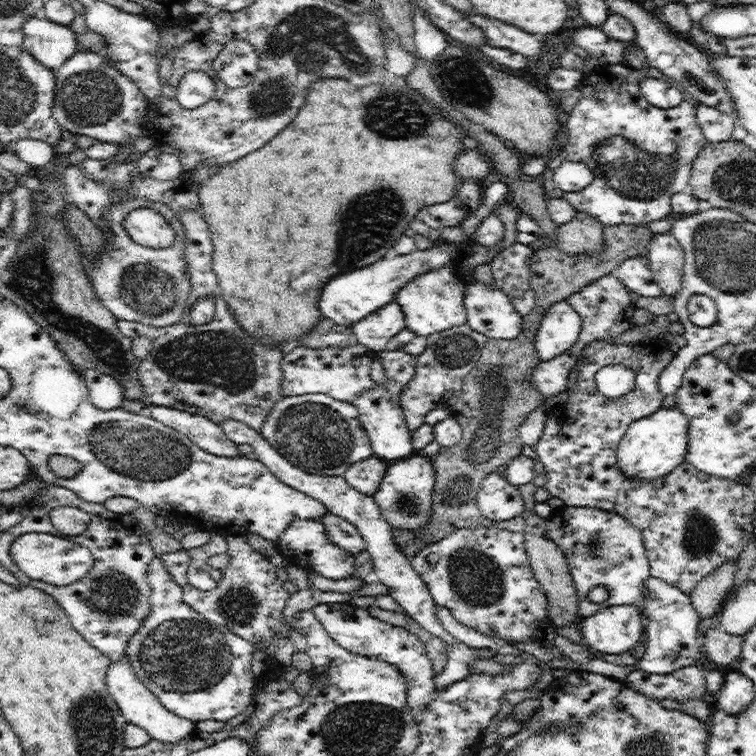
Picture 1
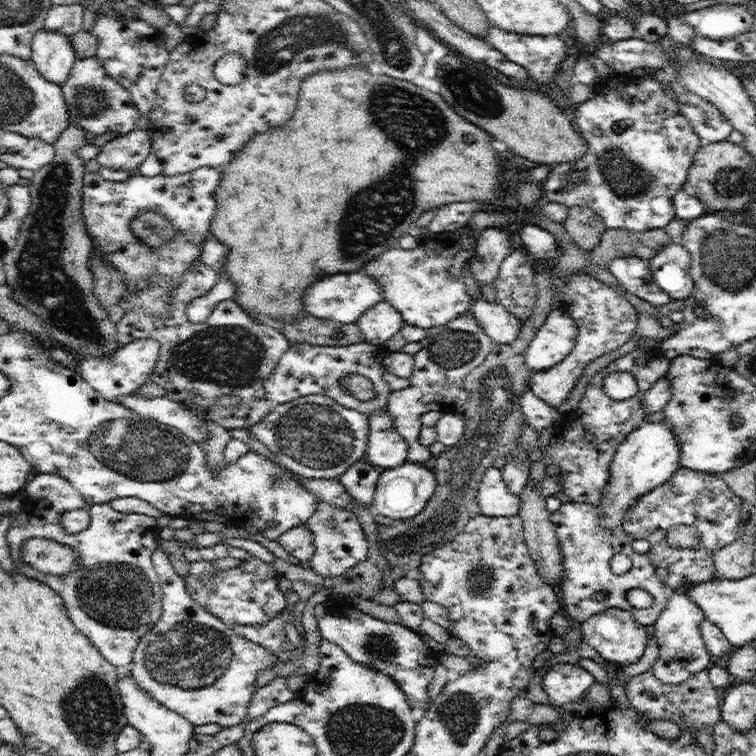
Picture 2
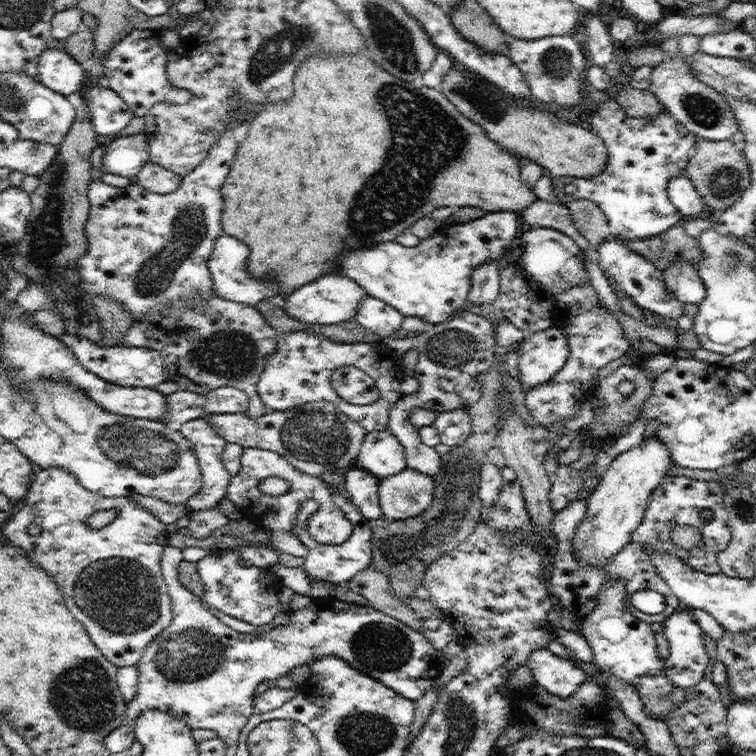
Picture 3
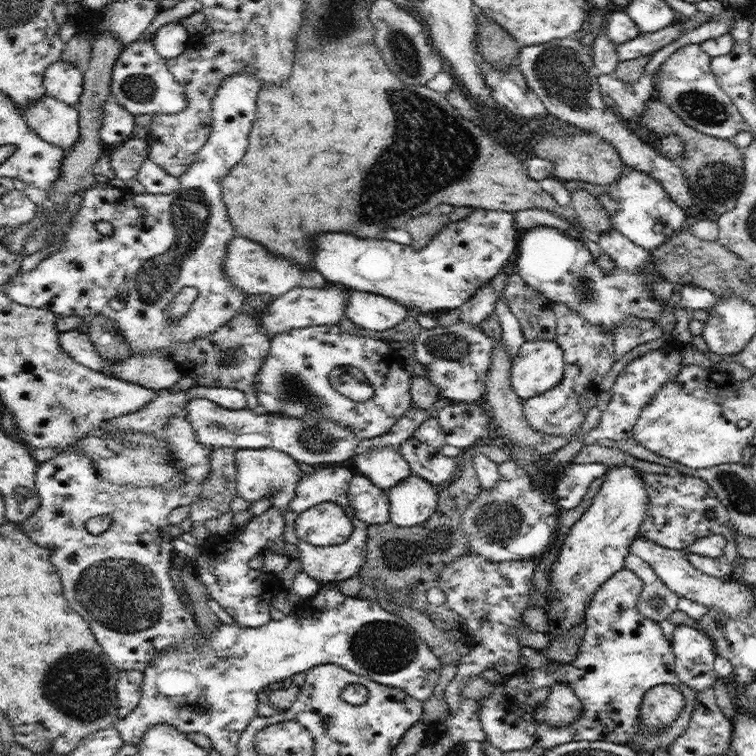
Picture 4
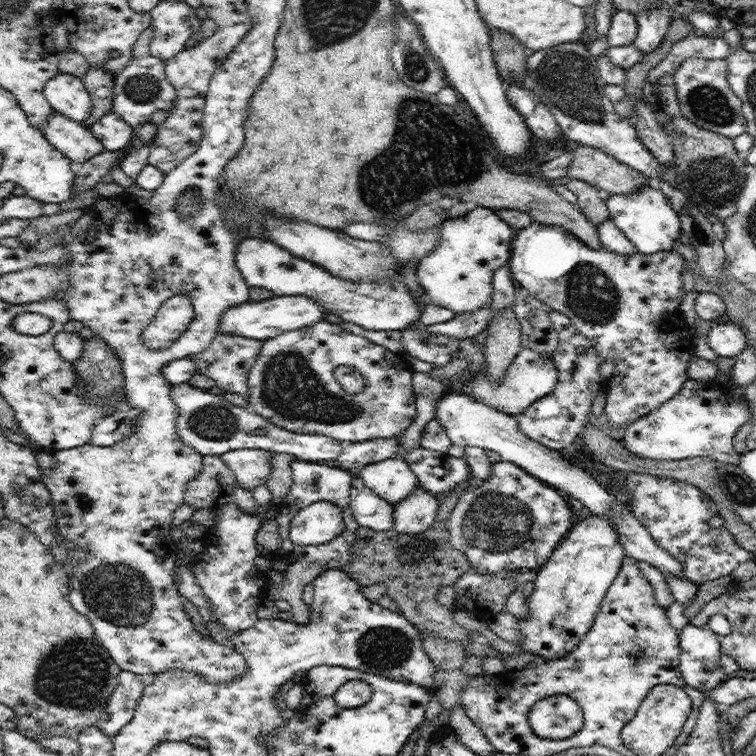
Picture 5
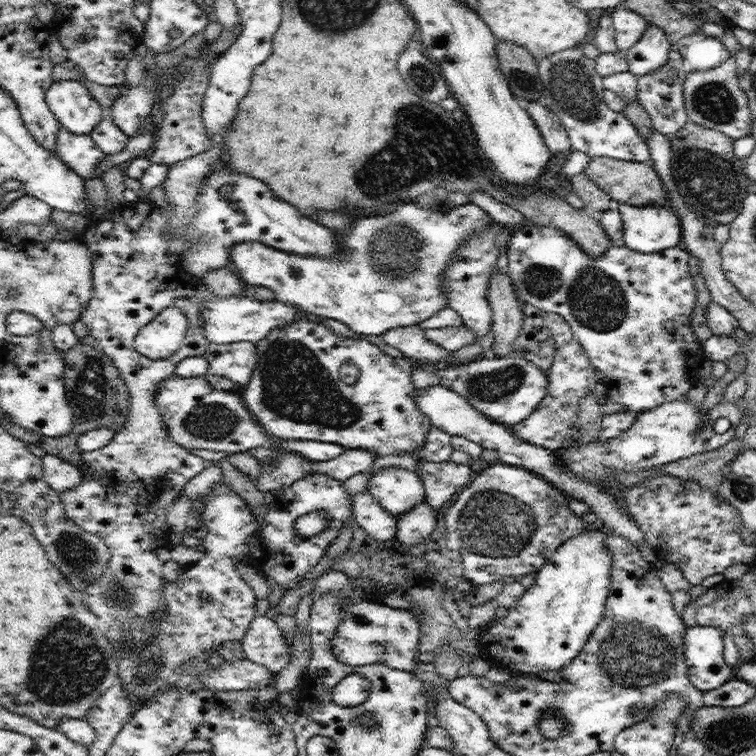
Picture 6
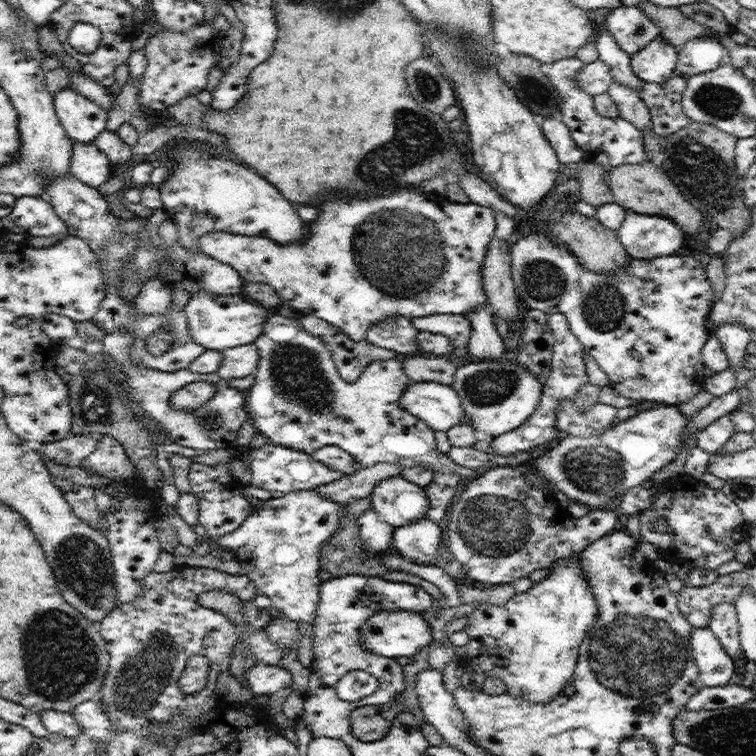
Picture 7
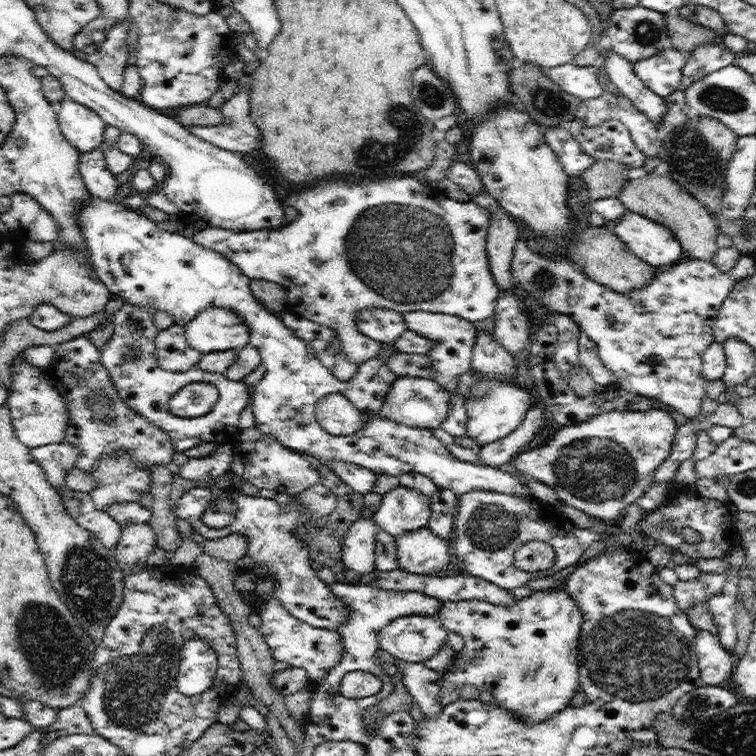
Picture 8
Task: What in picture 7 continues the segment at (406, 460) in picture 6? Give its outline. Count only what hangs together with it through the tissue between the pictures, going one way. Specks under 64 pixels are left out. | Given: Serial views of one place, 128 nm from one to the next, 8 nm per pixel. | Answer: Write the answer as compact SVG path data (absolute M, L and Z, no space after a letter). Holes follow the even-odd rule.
M374 463L374 466L361 467L352 476L344 475L340 479L317 486L317 492L334 502L346 505L359 498L371 496L374 487L381 480L398 476L403 470L403 466L396 463Z

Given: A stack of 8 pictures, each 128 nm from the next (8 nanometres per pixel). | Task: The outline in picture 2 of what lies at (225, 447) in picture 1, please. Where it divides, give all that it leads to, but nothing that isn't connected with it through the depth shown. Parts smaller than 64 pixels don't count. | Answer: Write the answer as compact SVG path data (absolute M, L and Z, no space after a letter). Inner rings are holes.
M136 393L128 394L120 400L120 404L128 410L157 421L163 425L174 427L189 436L194 442L202 444L208 436L209 430L205 425L205 418L185 409L177 401L168 398L142 398Z

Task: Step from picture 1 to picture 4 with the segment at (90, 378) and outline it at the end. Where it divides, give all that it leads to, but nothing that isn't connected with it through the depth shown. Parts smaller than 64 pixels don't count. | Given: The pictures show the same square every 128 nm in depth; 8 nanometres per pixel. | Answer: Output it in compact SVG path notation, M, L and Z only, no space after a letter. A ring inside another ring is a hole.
M72 329L68 332L63 332L59 334L59 343L62 350L69 354L76 362L82 364L82 366L90 367L95 371L106 372L110 376L122 379L123 381L138 383L144 388L160 391L161 389L171 390L183 377L182 371L179 366L172 359L167 359L158 354L131 354L128 358L124 360L117 360L109 364L107 360L104 360L95 350L92 341L89 339L87 333L83 333L78 329Z

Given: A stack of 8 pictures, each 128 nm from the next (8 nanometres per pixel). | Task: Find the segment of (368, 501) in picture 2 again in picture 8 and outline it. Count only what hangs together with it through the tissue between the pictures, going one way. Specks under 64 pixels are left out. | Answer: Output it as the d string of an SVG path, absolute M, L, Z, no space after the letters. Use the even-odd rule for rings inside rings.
M362 518L352 523L342 543L342 560L359 574L368 574L375 567L376 533L380 529L372 518Z

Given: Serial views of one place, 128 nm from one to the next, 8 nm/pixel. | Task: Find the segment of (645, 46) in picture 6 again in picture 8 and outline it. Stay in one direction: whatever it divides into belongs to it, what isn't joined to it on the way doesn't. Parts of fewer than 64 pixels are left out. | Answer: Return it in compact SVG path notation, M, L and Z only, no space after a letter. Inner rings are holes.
M670 48L633 63L633 71L644 86L664 99L680 86L686 61L686 54Z

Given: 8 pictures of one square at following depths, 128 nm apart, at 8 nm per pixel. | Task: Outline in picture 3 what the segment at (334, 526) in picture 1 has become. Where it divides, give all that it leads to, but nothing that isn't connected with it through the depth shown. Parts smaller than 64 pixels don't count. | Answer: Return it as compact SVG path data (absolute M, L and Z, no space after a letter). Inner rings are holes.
M332 486L331 495L333 503L342 509L342 512L344 512L353 524L353 534L350 535L350 538L346 540L346 542L337 545L320 544L308 534L306 530L307 520L319 509L318 501L314 499L308 499L302 502L301 509L298 511L298 514L296 514L291 531L297 534L299 540L308 547L308 552L304 557L305 562L303 564L307 574L313 576L317 580L323 580L324 582L331 582L337 585L341 582L346 583L353 576L356 576L356 573L361 572L367 566L371 566L373 559L371 536L373 532L369 520L363 517L360 509L354 503L340 495Z

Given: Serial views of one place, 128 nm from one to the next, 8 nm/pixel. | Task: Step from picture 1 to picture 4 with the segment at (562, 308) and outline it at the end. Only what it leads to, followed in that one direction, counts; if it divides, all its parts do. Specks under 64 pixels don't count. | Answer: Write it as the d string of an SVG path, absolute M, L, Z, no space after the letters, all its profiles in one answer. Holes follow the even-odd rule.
M555 340L525 341L511 366L513 391L522 402L544 394L562 380L565 360Z

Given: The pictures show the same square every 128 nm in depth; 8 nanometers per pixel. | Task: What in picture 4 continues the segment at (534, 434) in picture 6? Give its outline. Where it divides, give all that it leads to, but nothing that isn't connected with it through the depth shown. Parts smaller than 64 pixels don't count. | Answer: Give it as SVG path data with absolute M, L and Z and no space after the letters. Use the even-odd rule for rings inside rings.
M563 302L554 303L553 311L557 322L555 341L566 359L563 377L554 388L523 402L523 413L536 432L566 437L577 434L586 415L596 405L602 392L600 384L614 364L614 341L612 334L590 324Z

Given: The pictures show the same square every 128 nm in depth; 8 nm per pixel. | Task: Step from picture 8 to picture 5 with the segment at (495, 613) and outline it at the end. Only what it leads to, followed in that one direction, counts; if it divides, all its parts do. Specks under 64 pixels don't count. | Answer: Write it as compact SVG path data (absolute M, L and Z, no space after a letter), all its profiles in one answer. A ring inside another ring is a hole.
M592 514L582 521L575 521L546 564L537 571L534 591L527 599L528 618L519 622L518 626L522 637L522 642L518 645L522 651L535 654L538 660L564 658L572 653L594 625L594 615L600 610L600 603L618 576L624 557L625 552L613 522L610 522L605 514Z

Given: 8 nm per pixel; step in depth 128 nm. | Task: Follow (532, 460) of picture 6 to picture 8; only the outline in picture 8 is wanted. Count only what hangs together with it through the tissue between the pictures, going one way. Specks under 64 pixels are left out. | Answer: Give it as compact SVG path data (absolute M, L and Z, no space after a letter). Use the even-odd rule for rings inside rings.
M413 376L398 377L386 393L386 404L382 406L381 416L392 418L406 426L435 429L445 421L452 408L452 395L433 378Z

